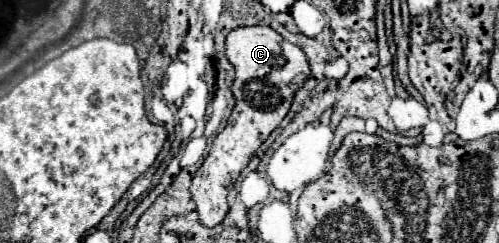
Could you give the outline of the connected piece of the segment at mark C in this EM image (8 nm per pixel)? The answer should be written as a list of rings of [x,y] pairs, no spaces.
[[[269,26],[235,28],[229,32],[225,48],[237,76],[231,88],[235,96],[235,110],[225,130],[213,140],[203,166],[193,176],[191,198],[197,204],[197,216],[203,226],[217,226],[223,222],[229,212],[227,196],[233,190],[239,174],[247,168],[267,136],[287,116],[297,88],[305,84],[307,76],[311,76],[305,52],[299,46],[283,40]]]

